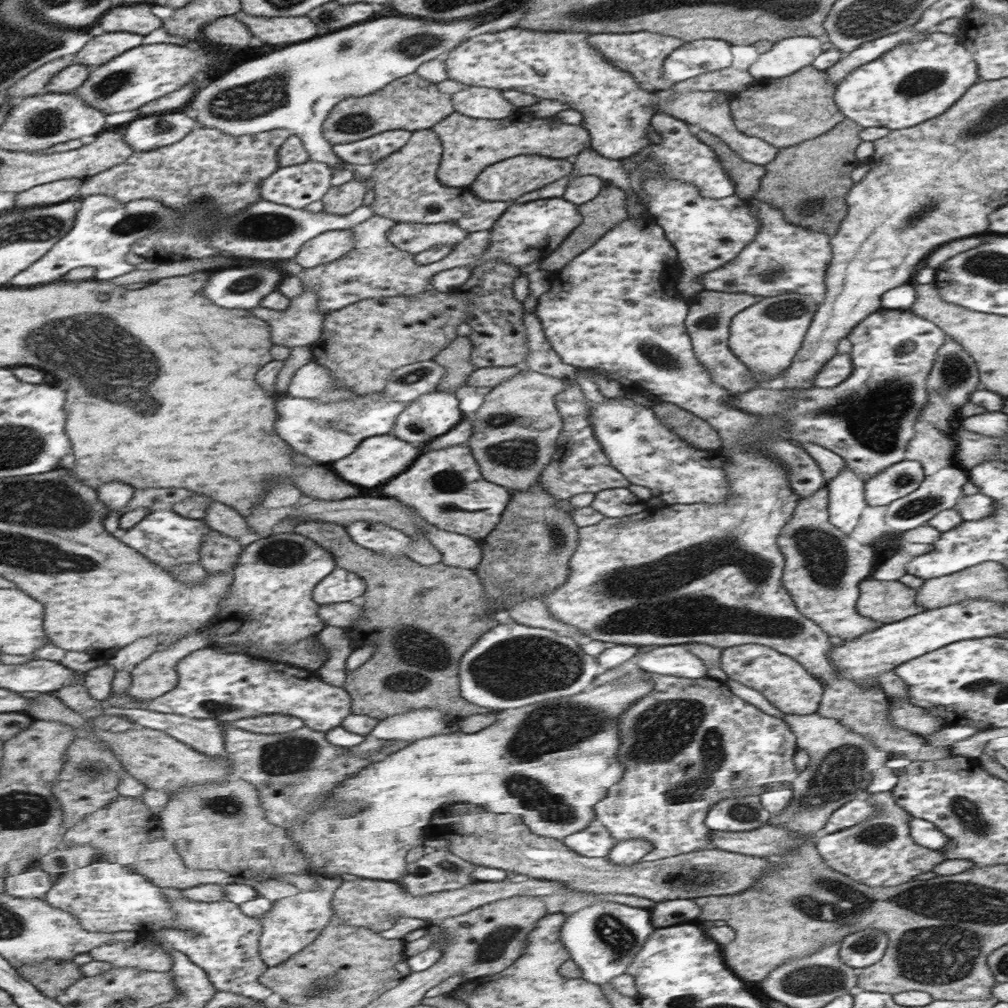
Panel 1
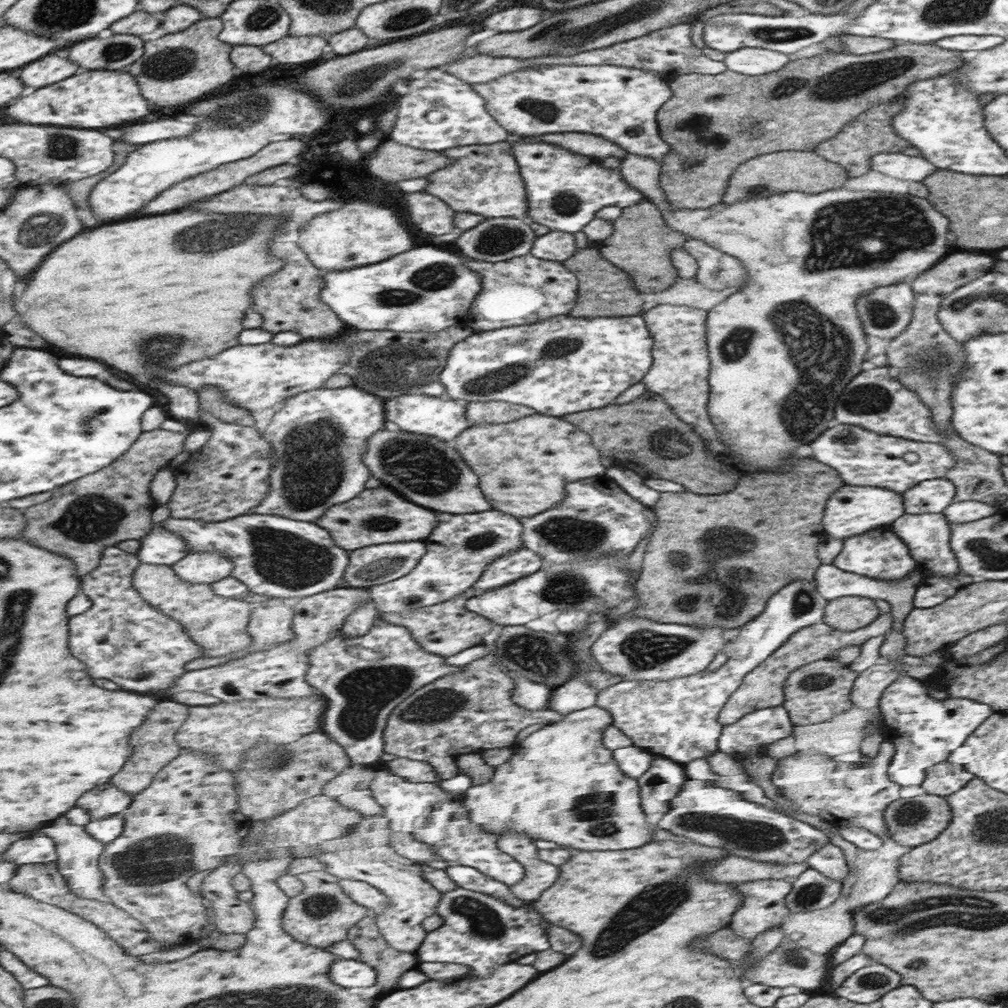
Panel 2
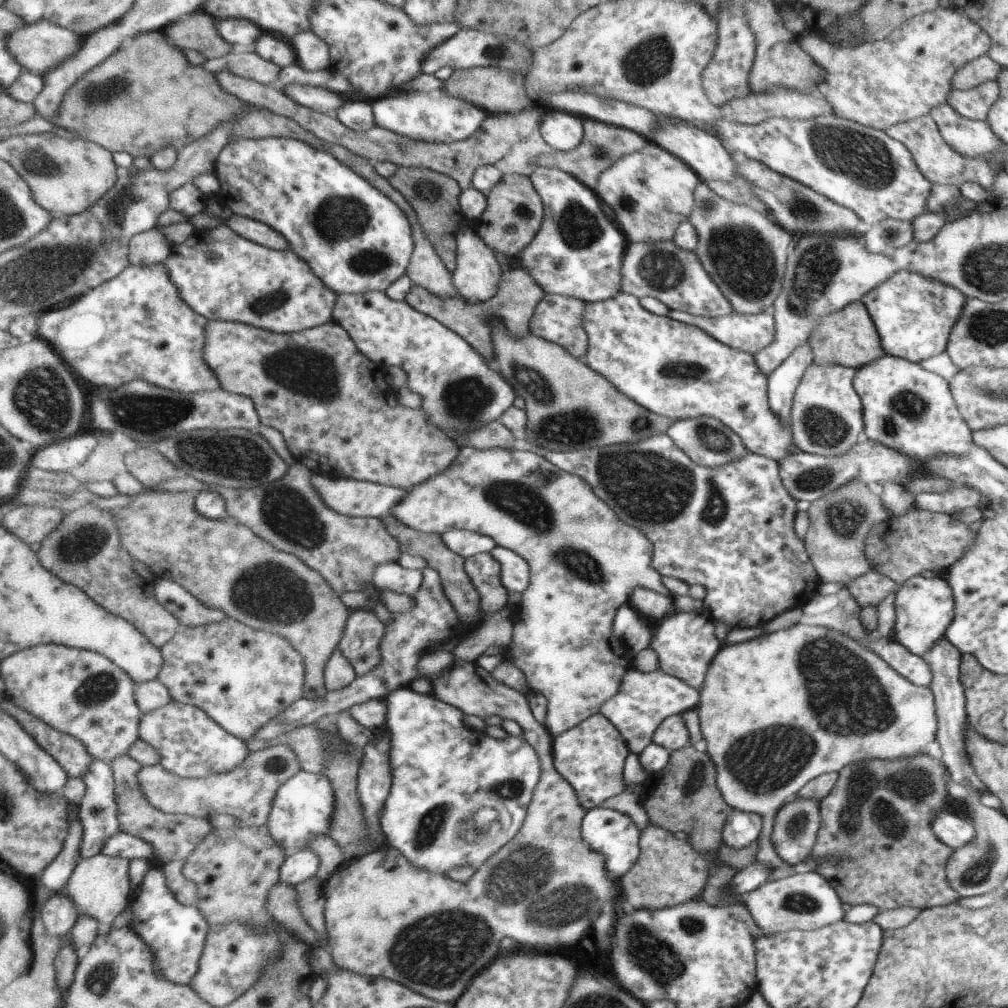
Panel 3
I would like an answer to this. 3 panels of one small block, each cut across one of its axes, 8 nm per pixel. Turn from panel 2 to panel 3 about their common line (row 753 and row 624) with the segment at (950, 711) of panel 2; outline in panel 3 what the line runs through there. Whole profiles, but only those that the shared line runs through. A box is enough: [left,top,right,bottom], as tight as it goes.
[891,576,954,658]

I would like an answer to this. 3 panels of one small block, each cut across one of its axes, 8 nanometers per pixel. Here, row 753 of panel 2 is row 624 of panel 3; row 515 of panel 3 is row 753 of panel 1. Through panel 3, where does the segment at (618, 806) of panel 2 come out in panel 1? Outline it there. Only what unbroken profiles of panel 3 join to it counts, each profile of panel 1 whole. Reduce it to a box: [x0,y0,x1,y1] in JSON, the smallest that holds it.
[226,669,654,881]

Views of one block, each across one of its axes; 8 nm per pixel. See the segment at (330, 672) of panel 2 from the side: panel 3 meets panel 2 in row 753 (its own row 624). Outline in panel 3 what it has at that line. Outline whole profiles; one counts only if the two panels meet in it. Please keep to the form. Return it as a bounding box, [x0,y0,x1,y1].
[340,609,384,676]

